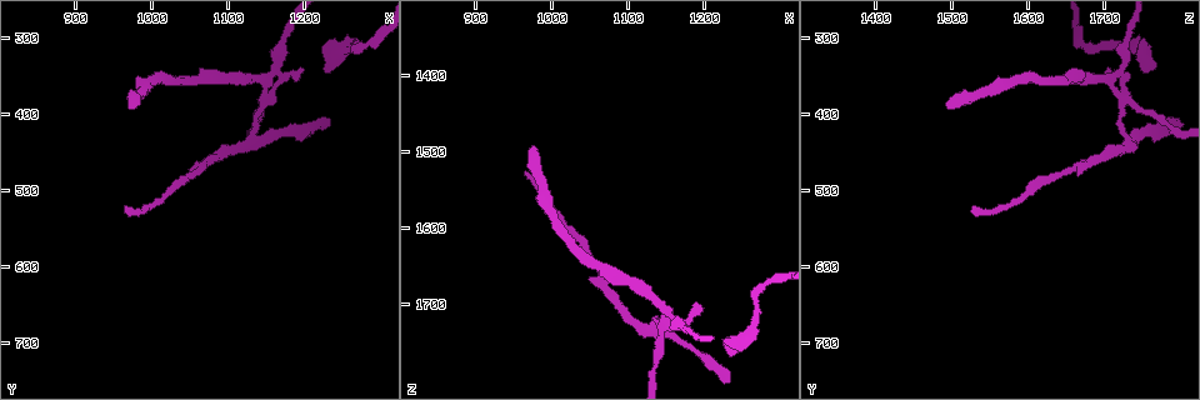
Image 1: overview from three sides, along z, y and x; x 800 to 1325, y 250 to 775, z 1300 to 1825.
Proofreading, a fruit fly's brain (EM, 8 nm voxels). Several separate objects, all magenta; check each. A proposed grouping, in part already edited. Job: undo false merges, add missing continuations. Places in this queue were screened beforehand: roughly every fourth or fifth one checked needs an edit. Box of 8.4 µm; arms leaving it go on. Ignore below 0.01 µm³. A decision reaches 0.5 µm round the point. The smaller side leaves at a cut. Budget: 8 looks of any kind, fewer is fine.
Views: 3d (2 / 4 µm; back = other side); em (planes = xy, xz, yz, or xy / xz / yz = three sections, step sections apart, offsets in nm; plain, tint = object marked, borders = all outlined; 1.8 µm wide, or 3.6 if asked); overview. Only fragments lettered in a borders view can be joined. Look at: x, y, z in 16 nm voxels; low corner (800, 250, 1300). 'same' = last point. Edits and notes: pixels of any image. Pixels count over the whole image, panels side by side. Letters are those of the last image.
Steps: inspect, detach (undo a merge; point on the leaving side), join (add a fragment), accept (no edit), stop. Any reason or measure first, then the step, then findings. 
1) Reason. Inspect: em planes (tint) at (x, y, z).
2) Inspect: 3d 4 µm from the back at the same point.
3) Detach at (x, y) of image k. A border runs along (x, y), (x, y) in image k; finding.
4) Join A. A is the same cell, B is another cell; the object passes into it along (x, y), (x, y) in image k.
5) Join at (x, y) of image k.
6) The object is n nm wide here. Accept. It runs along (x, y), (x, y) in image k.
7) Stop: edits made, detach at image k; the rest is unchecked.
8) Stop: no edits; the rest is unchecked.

Four-way junction. Inspect: 3d 2 µm at (1145, 360, 1710).

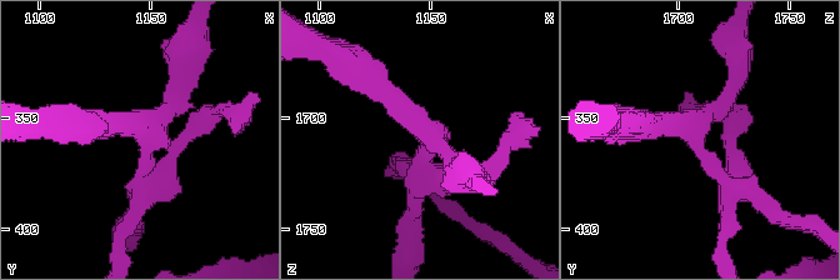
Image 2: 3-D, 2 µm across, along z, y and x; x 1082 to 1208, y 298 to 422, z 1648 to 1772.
Need the tissue. Inspect: em planes (tint) at (1146, 356, 1707).

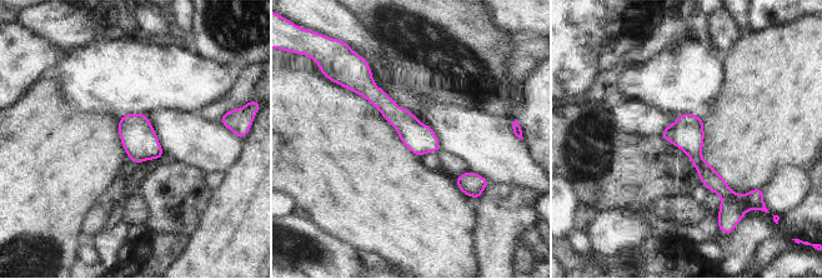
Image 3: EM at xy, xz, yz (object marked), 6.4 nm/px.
Inspect: em planes (borders) at the same point.

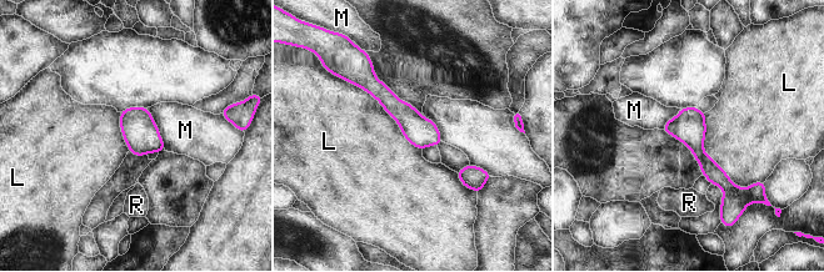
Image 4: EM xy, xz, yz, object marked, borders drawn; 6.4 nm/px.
The object is 190 nm wide here. Detach at (734, 202) of image 4. L, M and R are other cells; two neurons meet here.

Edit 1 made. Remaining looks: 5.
Inspect: overview.

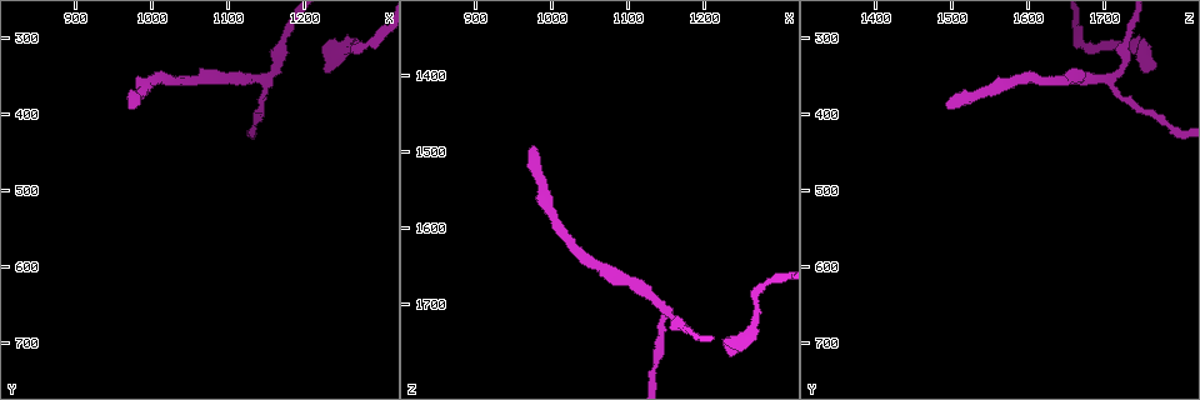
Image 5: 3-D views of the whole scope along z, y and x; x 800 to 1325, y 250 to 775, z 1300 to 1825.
Sharp bend. Inspect: em xz step 4 (tint) at (1275, 310, 1675).

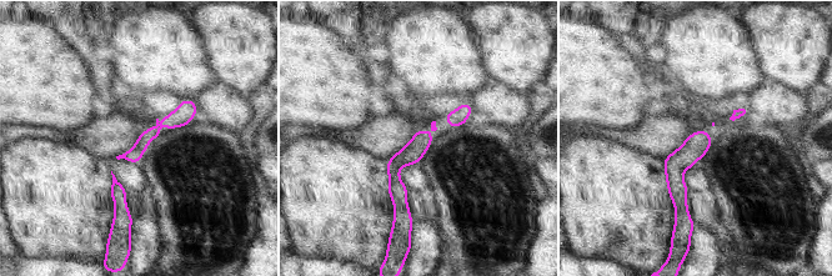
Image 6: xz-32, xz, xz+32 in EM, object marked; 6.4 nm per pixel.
Inspect: em xz step 4 (borders) at the same point.

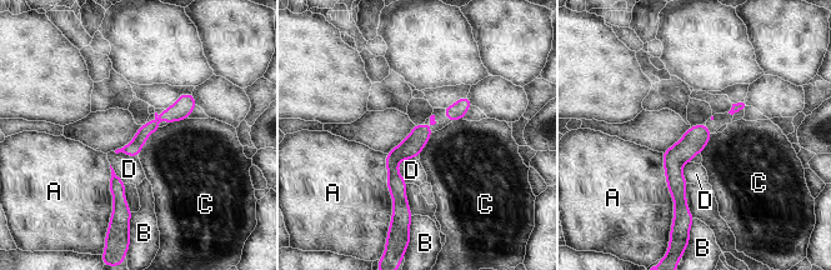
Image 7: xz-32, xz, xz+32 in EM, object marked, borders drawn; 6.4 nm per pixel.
The object is 100 nm wide here. Accept. A, B, C and D are other cells; a border runs along (160, 128), (149, 135), (138, 156) in image 7; all the same neuron.

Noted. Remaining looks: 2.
An open end. Inspect: em 3.6 µm planes (borders) at (975, 390, 1490).

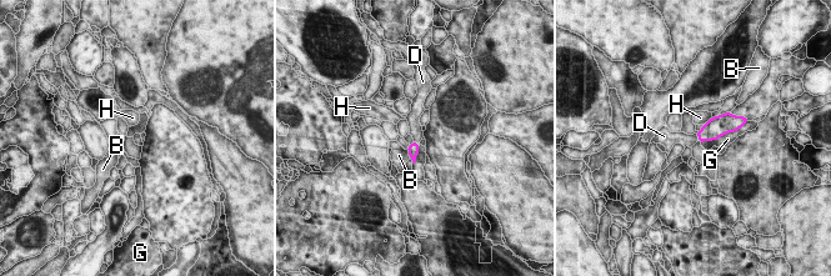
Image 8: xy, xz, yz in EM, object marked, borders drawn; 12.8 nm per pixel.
The object is 140 nm wide here. Join D. D is the same cell, B, G and H are other cells; the object passes into it along (715, 128), (697, 135), (679, 138) in image 8; the neuron continues.

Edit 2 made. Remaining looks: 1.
Stop: edits made, detach at image 4, join at image 8; the rest is unchecked.

